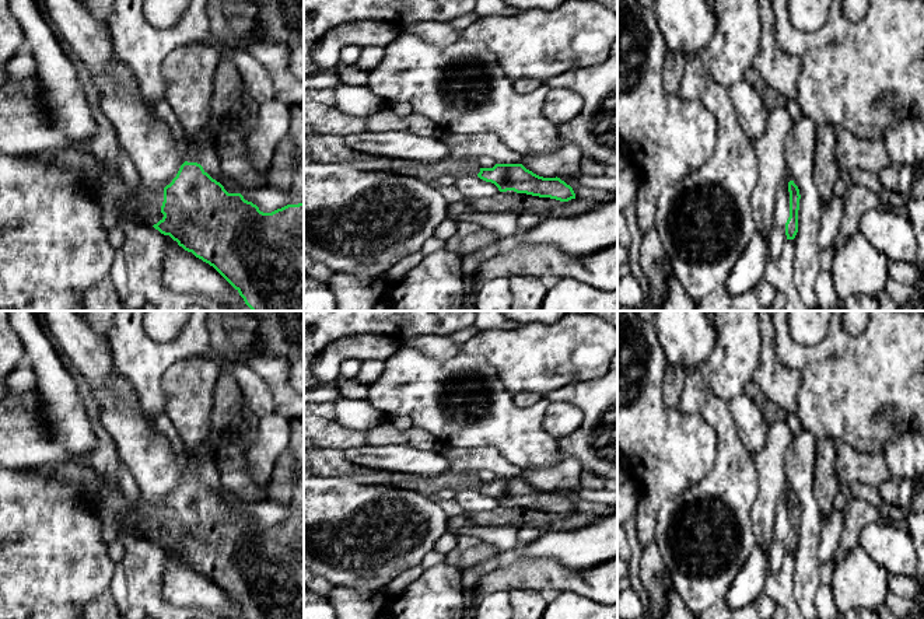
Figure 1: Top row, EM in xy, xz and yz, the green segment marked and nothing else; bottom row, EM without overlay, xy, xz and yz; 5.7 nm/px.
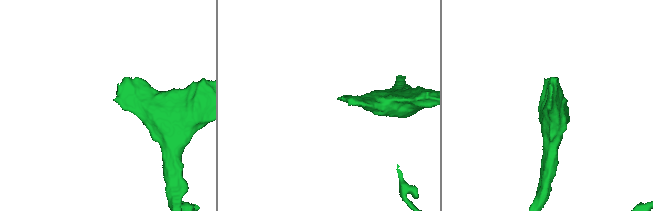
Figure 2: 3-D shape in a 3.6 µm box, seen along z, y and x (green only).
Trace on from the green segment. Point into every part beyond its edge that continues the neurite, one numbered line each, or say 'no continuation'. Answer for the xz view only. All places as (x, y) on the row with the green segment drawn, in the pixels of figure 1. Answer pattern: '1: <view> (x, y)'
1: xz (326, 149)

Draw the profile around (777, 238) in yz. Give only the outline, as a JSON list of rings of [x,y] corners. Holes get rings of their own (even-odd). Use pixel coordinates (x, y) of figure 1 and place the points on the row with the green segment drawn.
[[[785,171],[784,178],[777,189],[777,202],[774,209],[774,225],[769,238],[769,258],[771,262],[777,260],[781,256],[784,244],[787,241],[785,235],[785,223],[790,217],[790,192],[788,182],[791,176]]]

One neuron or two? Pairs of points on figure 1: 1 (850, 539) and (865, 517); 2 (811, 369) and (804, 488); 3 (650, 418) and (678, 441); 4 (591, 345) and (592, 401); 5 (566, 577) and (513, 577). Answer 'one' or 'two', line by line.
1: one
2: two
3: one
4: two
5: one

